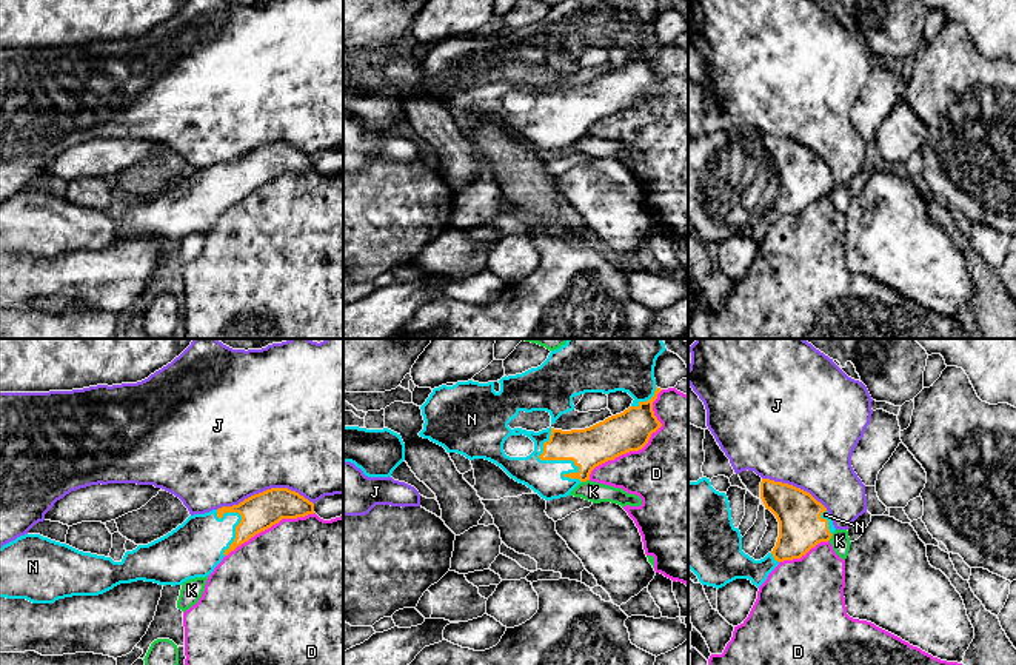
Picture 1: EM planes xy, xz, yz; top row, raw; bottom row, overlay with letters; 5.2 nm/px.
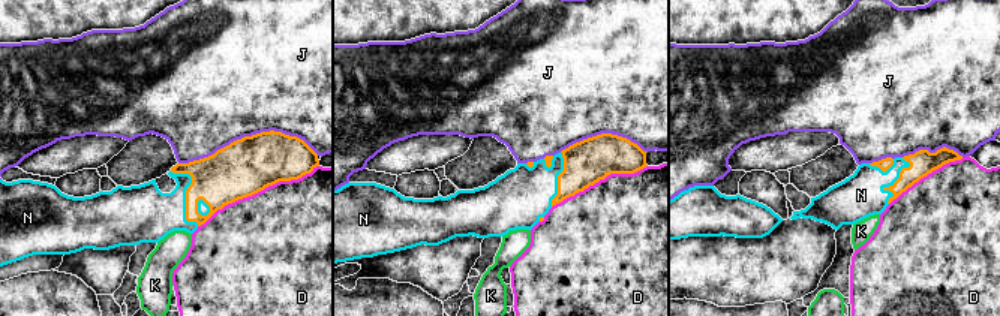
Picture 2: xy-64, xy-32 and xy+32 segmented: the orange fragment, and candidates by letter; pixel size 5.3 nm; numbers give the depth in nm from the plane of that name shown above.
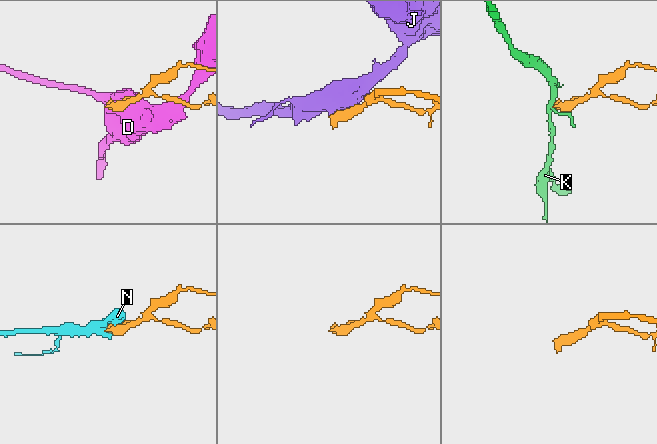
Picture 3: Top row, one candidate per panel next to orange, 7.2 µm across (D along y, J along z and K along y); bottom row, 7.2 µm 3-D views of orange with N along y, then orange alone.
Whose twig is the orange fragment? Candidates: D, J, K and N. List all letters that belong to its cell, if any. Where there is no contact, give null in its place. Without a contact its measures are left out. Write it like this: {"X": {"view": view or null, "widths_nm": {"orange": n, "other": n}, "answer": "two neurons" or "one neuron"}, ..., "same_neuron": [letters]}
{"D": {"view": "xz", "widths_nm": {"orange": 200, "other": 480}, "answer": "two neurons"}, "J": {"view": "xy", "widths_nm": {"orange": 190, "other": 500}, "answer": "two neurons"}, "K": {"view": "xz", "widths_nm": {"orange": 200, "other": 110}, "answer": "two neurons"}, "N": {"view": "xz", "widths_nm": {"orange": 200, "other": 190}, "answer": "one neuron"}, "same_neuron": ["N"]}

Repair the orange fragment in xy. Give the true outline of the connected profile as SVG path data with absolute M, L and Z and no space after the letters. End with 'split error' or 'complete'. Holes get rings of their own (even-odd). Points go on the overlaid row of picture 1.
M271 488L239 505L189 516L166 536L126 551L120 562L25 534L0 548L0 597L54 603L137 580L182 585L209 576L225 556L282 519L308 514L314 514L312 502L288 488Z; split error

